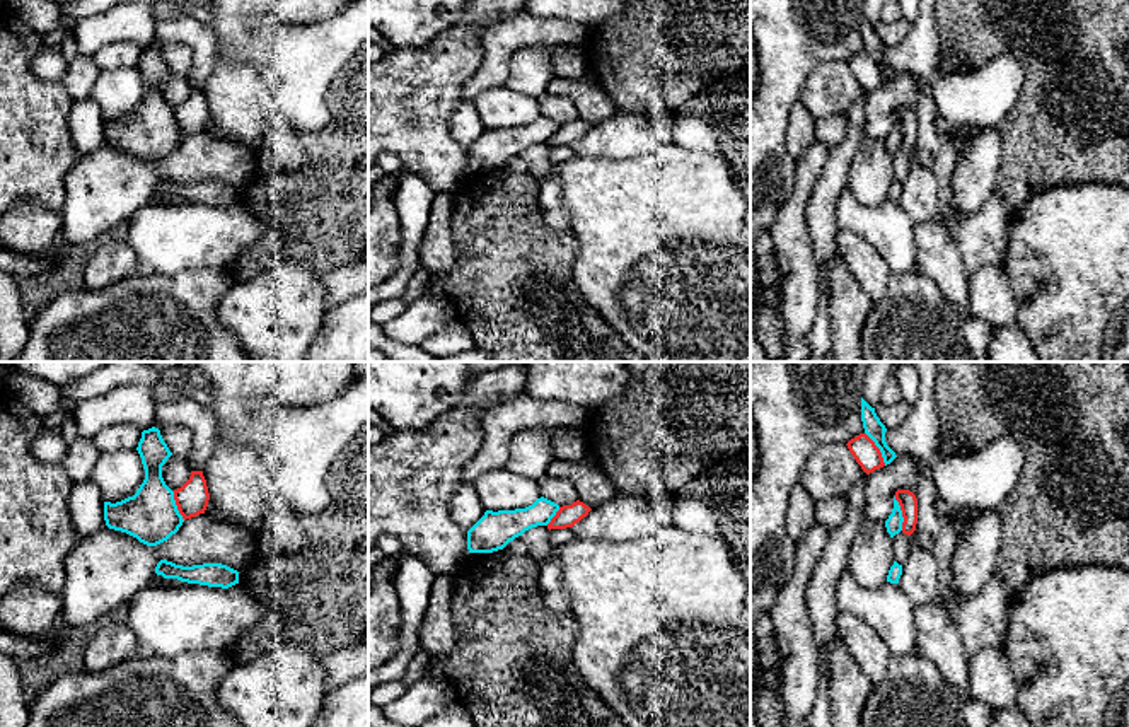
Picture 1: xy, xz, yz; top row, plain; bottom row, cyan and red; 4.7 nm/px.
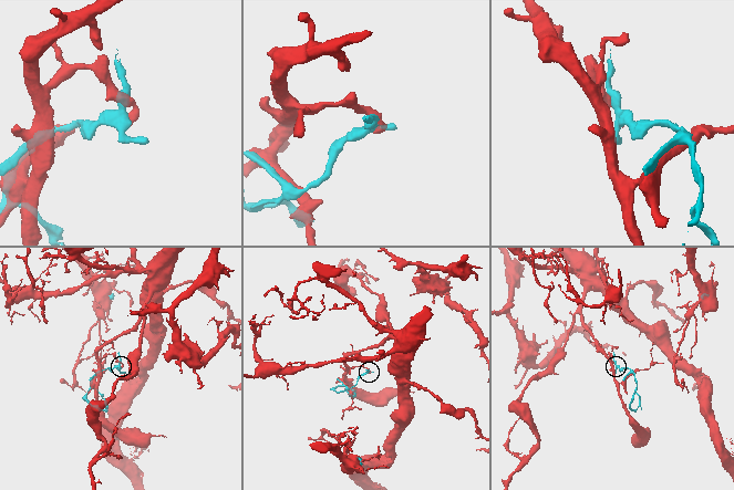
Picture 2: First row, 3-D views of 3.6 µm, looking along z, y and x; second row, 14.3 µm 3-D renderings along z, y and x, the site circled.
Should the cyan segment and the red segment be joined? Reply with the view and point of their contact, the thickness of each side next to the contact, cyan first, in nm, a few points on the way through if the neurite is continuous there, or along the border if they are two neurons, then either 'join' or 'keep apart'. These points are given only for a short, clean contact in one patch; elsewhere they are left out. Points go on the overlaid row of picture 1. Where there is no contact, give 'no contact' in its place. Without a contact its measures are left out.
yz (901, 512) | 80/90 nm | join

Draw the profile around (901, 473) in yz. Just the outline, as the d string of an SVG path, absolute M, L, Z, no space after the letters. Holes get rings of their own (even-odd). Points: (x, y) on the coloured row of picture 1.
M897 456L890 464L875 469L866 476L866 507L865 522L885 522L894 509L897 490L916 491L918 459L912 456Z

